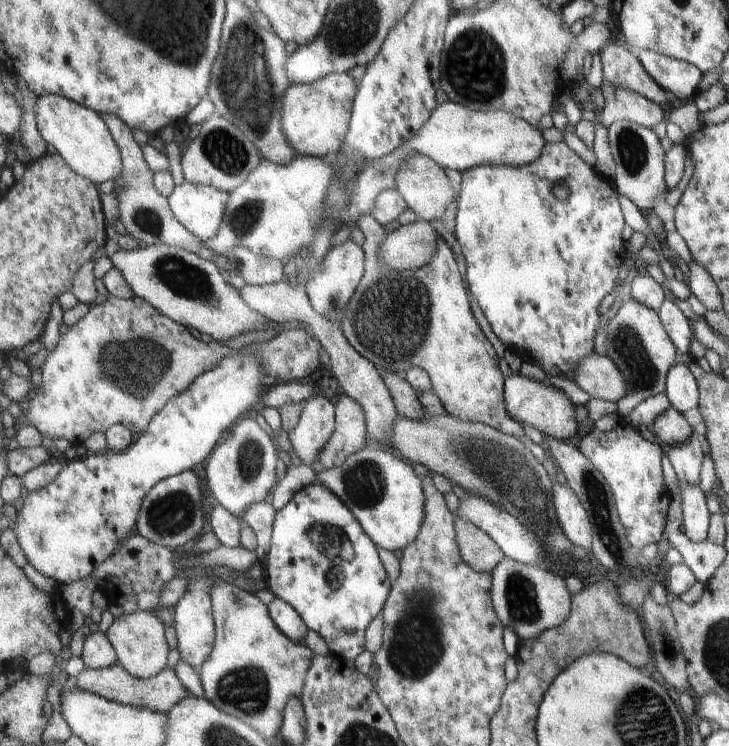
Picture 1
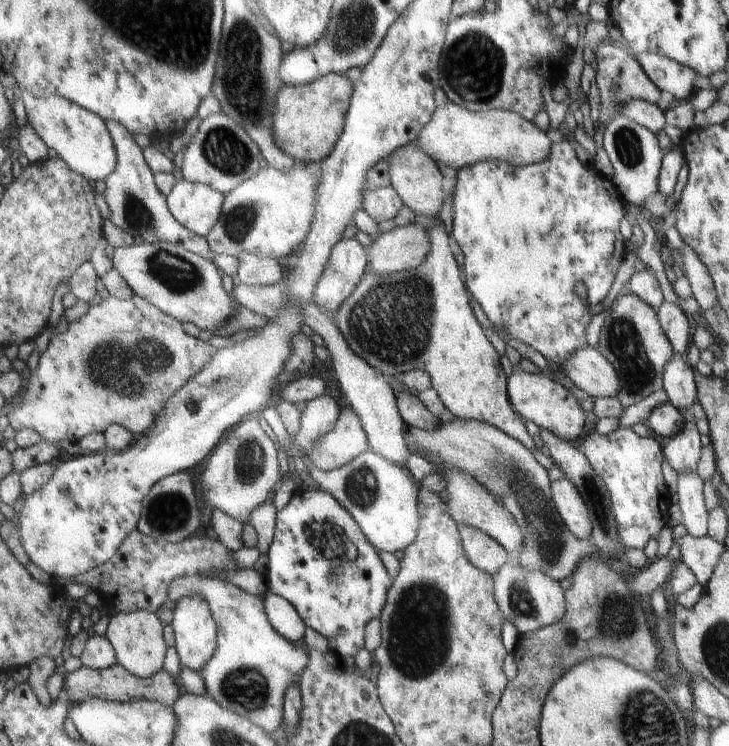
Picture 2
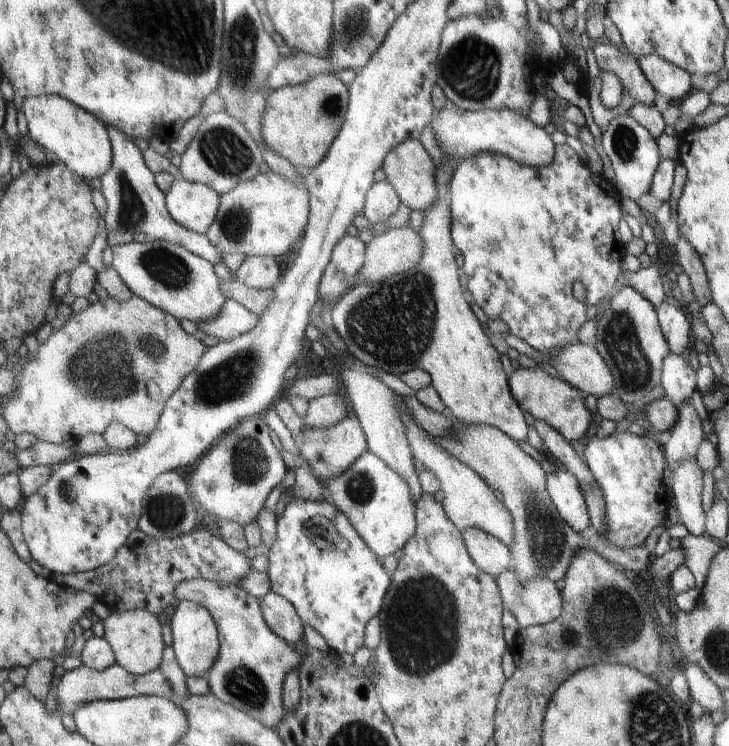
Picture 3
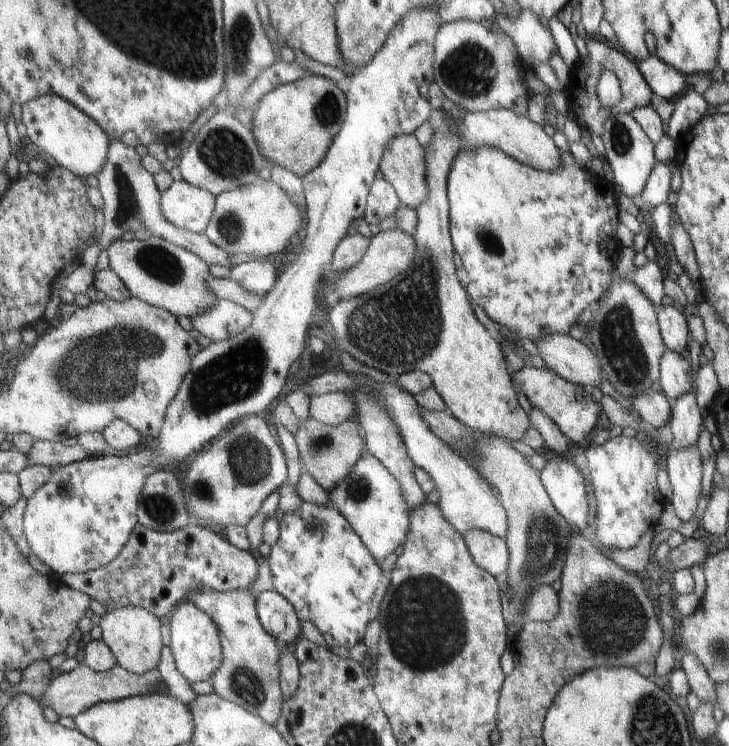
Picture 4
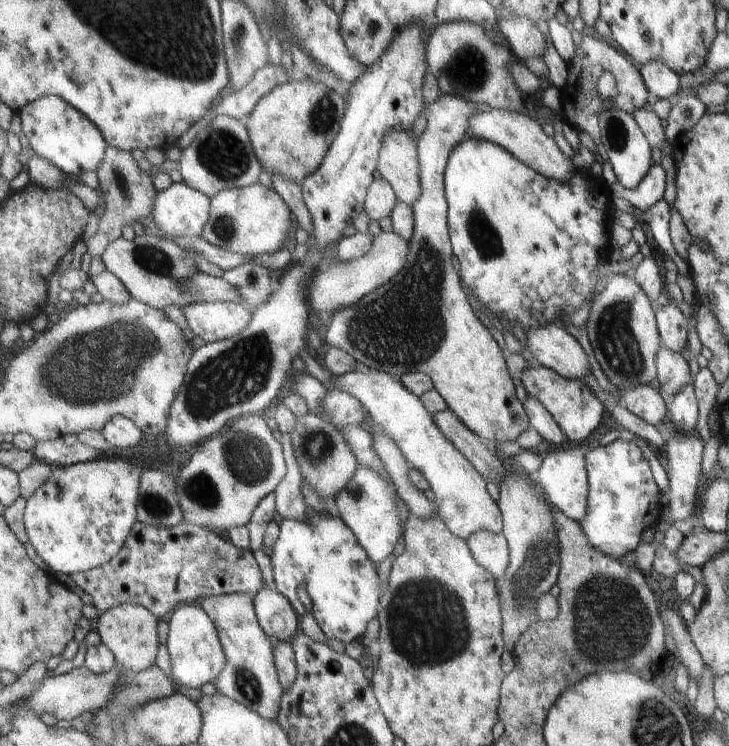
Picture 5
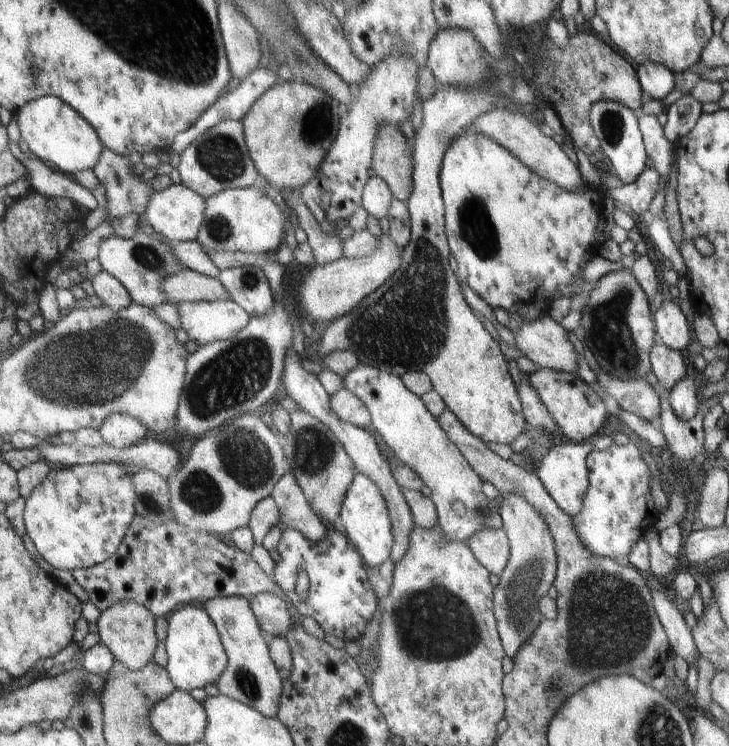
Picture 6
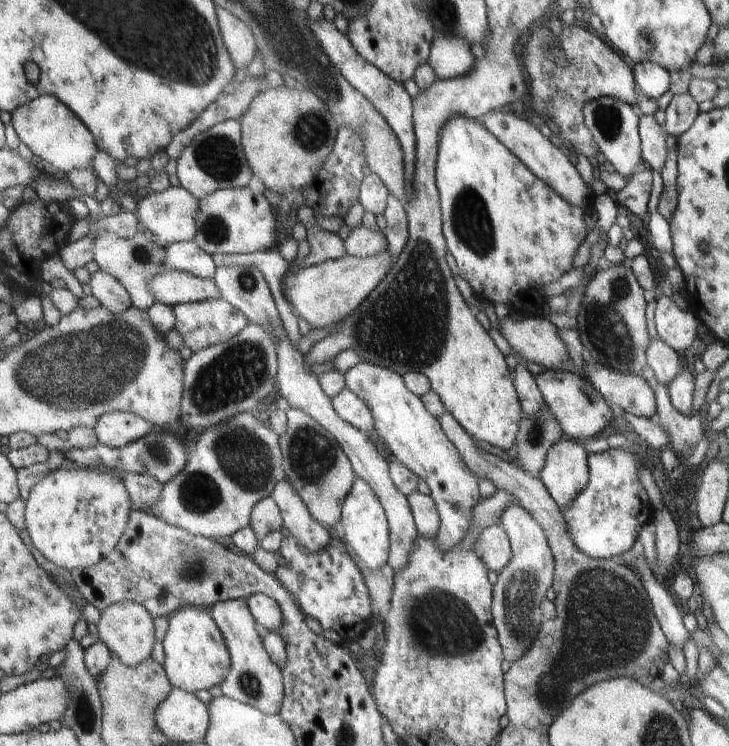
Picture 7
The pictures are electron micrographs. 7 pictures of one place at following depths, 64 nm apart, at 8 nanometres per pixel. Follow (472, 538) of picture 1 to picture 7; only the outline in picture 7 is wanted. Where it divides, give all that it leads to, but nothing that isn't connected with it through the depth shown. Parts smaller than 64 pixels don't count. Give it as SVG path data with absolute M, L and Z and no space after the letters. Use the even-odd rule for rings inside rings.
M497 524L487 528L479 536L474 550L485 565L496 574L508 565L512 557L507 532Z

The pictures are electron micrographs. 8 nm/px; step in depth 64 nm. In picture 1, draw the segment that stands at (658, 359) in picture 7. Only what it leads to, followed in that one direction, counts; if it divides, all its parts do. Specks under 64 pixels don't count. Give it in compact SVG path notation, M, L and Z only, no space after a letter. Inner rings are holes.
M677 359L667 370L664 394L671 407L683 413L698 407L698 388L689 369Z

